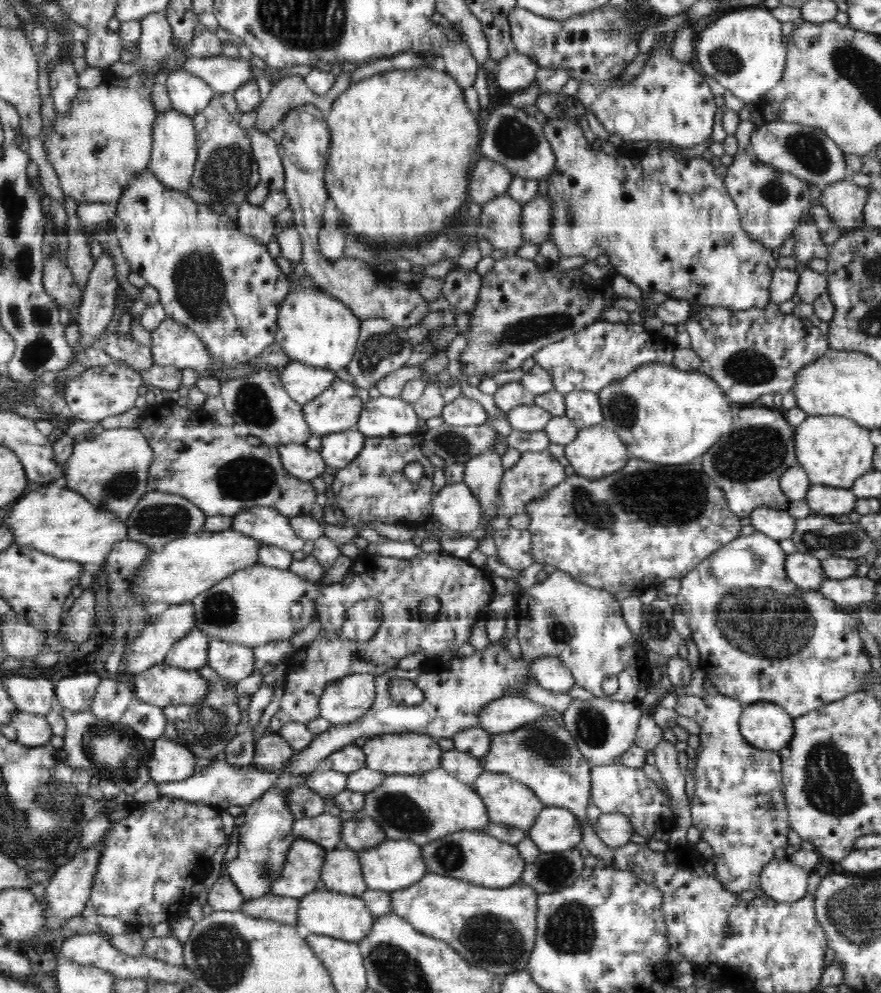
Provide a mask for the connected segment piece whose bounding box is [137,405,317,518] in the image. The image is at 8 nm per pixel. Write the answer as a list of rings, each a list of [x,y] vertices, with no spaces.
[[[175,405],[169,416],[142,418],[138,424],[137,428],[147,437],[153,452],[148,473],[149,490],[179,494],[193,502],[207,516],[233,517],[252,507],[272,507],[290,518],[310,514],[317,492],[310,481],[296,478],[283,467],[276,446],[252,446],[246,437],[235,435],[232,428],[218,425],[212,420],[202,421],[202,416],[194,411]]]

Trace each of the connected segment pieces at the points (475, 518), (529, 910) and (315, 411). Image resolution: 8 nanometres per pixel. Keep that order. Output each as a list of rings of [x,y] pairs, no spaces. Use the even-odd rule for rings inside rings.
[[[464,482],[446,484],[431,498],[431,513],[442,526],[460,533],[470,533],[481,526],[478,499]]]
[[[430,873],[418,884],[391,892],[390,896],[392,913],[405,918],[426,936],[447,941],[470,964],[479,965],[488,972],[501,976],[526,970],[537,937],[538,893],[532,887],[518,883],[506,888],[488,888],[470,884],[461,879]]]
[[[336,378],[327,391],[302,409],[311,434],[322,437],[356,428],[364,404],[352,384]]]

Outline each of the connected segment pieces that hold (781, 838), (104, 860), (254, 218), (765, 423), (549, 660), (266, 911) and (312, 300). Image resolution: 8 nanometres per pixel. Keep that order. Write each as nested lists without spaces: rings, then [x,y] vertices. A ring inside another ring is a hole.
[[[717,694],[698,697],[695,695],[678,696],[674,710],[692,718],[700,726],[700,746],[696,749],[696,780],[694,800],[691,803],[691,820],[701,830],[703,840],[713,848],[714,876],[732,894],[740,895],[743,890],[760,887],[760,874],[765,866],[774,859],[774,850],[788,846],[788,806],[785,804],[783,765],[778,751],[758,751],[753,748],[739,729],[739,718],[744,705],[731,696]]]
[[[158,798],[158,800],[152,800],[152,802],[144,803],[140,808],[134,809],[133,811],[127,811],[123,813],[126,815],[118,822],[113,822],[110,824],[110,831],[106,835],[106,843],[103,844],[103,852],[99,858],[99,867],[96,870],[95,883],[93,884],[91,895],[89,899],[92,901],[92,906],[94,906],[96,914],[102,914],[102,916],[115,916],[120,918],[122,922],[126,924],[137,924],[142,925],[156,925],[159,922],[173,921],[178,914],[184,913],[192,899],[195,897],[190,888],[194,886],[194,866],[200,862],[200,860],[208,860],[216,854],[216,850],[224,844],[224,826],[222,826],[222,820],[218,818],[218,814],[210,808],[206,808],[204,804],[201,803],[185,803],[184,800],[172,800],[165,798]]]
[[[242,202],[237,213],[237,227],[240,232],[251,236],[260,244],[267,245],[274,235],[275,219],[260,205]]]
[[[757,406],[756,408],[744,408],[735,411],[733,415],[733,427],[726,435],[722,435],[716,444],[708,450],[708,454],[700,456],[704,472],[724,492],[728,506],[734,514],[740,518],[750,516],[755,508],[770,507],[776,510],[788,510],[791,500],[782,492],[779,485],[781,476],[790,467],[795,467],[799,461],[796,456],[795,429],[784,418],[783,411],[777,408]]]
[[[541,656],[529,665],[533,678],[546,690],[566,693],[575,684],[568,667],[556,657]]]
[[[270,894],[260,899],[252,899],[251,902],[242,903],[239,910],[247,913],[248,916],[296,926],[299,904],[299,898]]]
[[[303,287],[298,292],[292,290],[279,312],[275,342],[292,360],[335,372],[347,368],[360,336],[361,320],[353,314],[352,309],[321,289]]]

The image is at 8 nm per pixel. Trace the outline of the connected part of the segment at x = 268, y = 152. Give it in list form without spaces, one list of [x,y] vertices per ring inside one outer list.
[[[252,127],[251,151],[259,177],[271,191],[284,191],[285,170],[279,147],[272,134],[264,133]]]

